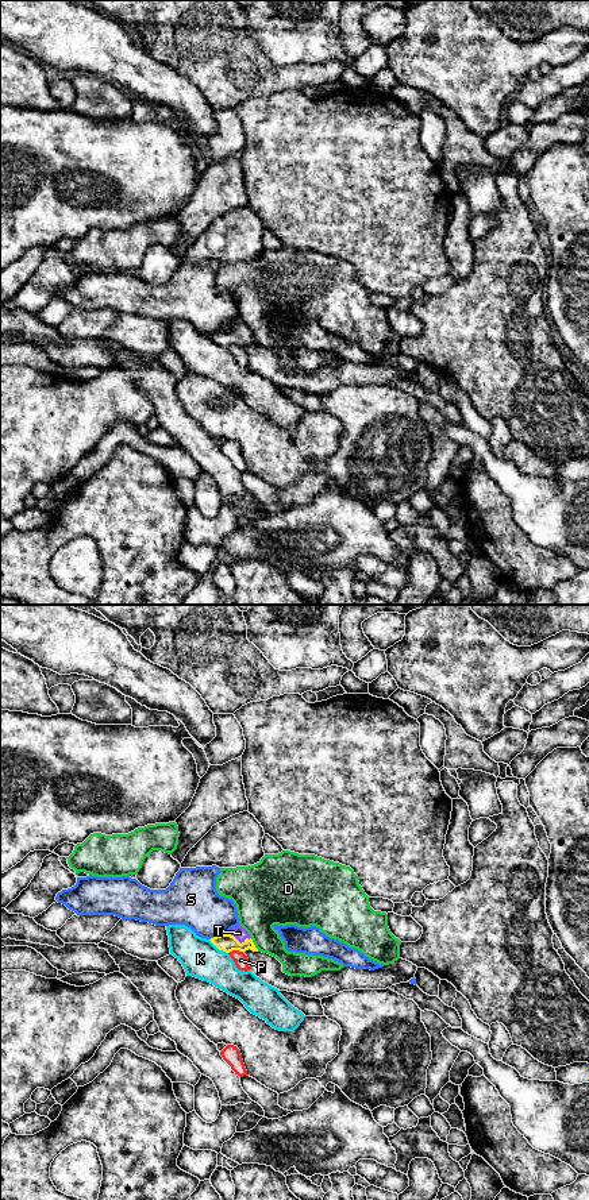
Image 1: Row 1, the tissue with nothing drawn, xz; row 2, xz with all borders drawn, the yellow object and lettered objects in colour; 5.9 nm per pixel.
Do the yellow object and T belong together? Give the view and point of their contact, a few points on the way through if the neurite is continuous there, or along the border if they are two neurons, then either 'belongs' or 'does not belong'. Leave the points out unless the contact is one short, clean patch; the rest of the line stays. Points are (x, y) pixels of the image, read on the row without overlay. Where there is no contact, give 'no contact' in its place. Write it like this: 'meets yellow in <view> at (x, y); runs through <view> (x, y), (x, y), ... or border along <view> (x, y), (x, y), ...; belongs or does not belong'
meets yellow in xz at (238, 336); runs through xz (226, 338), (238, 336), (239, 328); belongs

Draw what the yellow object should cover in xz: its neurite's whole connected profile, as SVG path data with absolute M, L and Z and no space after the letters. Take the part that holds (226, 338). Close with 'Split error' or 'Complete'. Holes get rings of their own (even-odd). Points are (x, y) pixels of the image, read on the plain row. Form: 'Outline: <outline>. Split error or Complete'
Outline: M232 323L227 329L220 329L209 335L219 346L230 348L232 346L246 347L249 344L258 347L250 329L242 323Z. Split error

